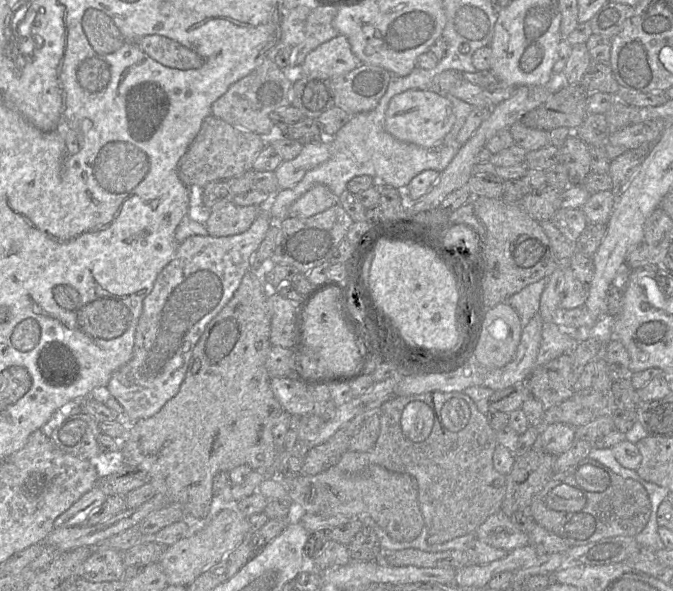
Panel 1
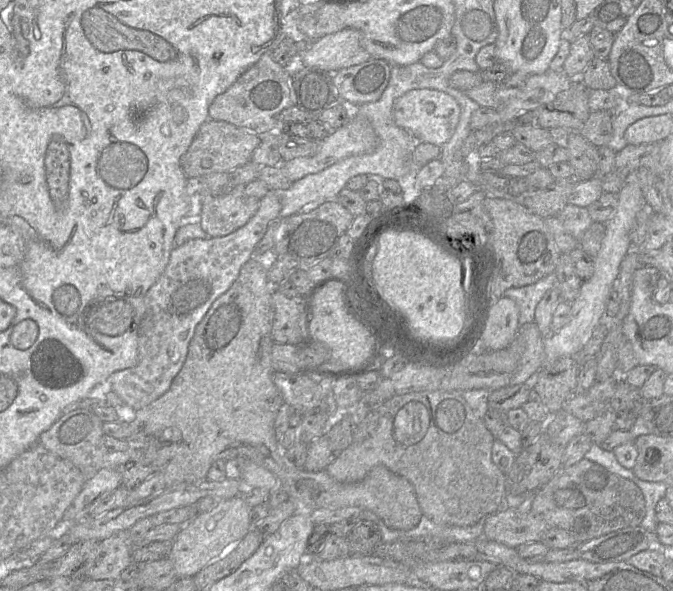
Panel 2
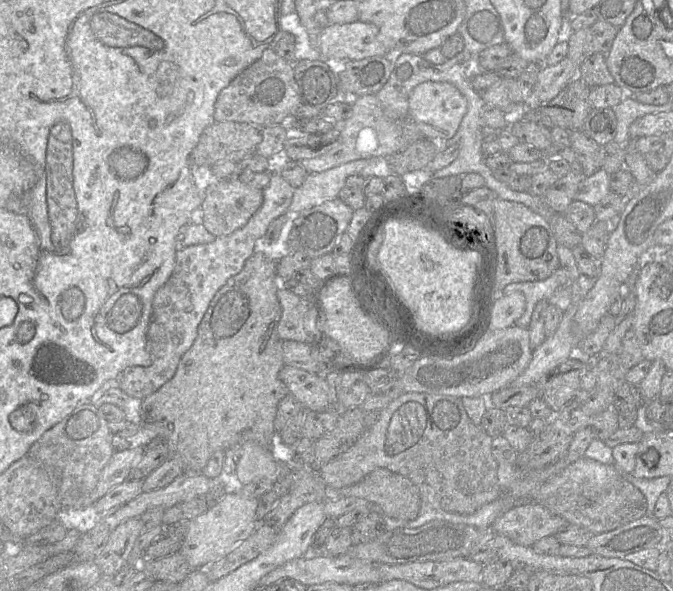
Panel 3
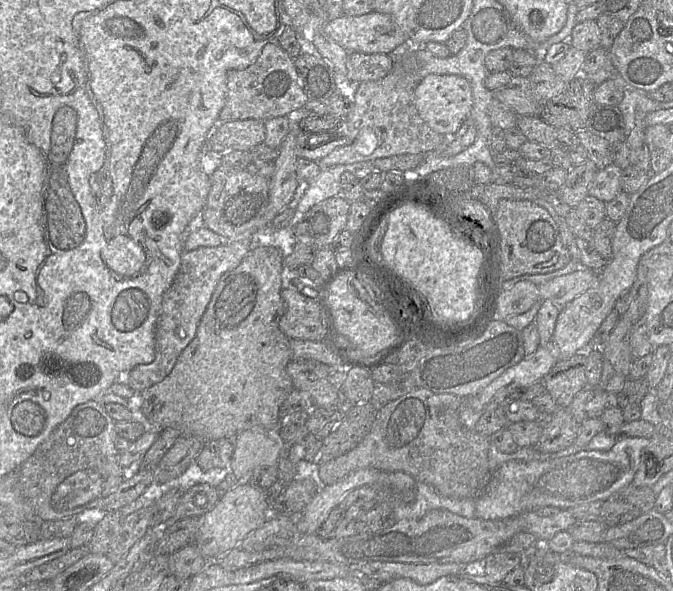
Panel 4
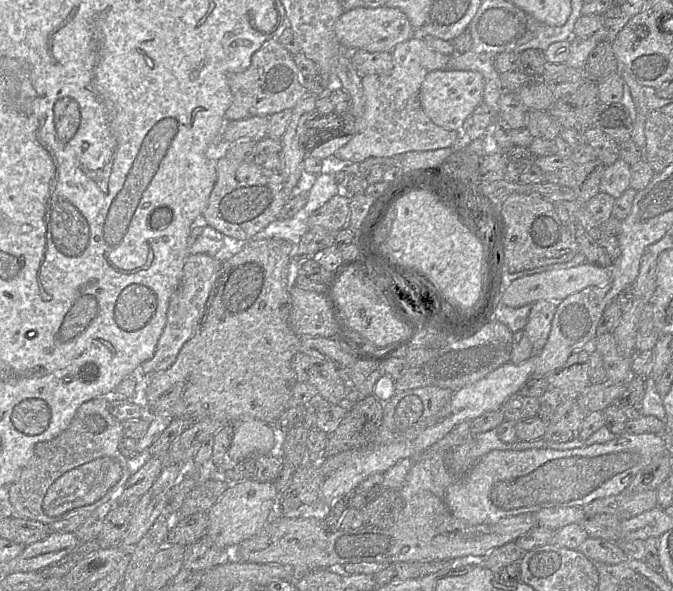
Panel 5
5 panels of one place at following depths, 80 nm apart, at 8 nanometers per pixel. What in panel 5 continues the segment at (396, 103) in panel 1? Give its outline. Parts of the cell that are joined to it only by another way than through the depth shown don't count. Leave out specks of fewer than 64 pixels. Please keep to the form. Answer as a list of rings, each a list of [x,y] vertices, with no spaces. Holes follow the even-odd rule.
[[[438,69],[429,72],[420,87],[420,103],[424,113],[436,125],[460,132],[464,121],[483,102],[485,79],[477,71]]]

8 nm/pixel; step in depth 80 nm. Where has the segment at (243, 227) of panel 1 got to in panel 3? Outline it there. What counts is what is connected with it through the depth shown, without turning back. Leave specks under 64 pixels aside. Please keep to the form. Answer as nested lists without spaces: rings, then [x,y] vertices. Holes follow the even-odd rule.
[[[239,179],[220,180],[209,185],[201,204],[203,226],[215,237],[226,236],[243,227],[263,202],[263,190]]]

